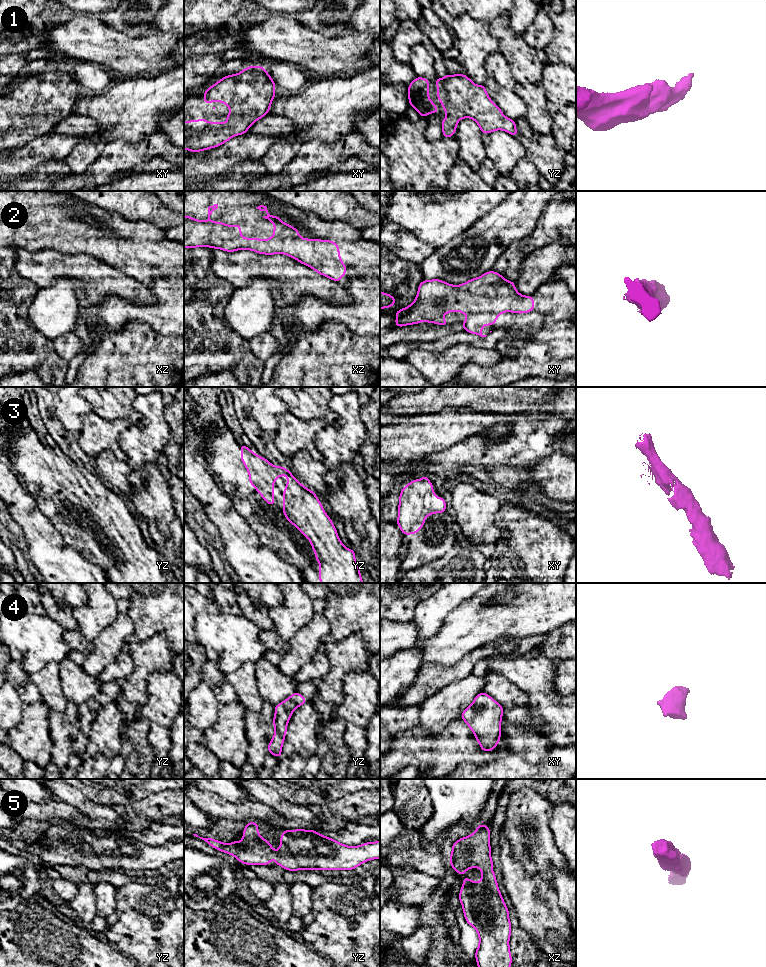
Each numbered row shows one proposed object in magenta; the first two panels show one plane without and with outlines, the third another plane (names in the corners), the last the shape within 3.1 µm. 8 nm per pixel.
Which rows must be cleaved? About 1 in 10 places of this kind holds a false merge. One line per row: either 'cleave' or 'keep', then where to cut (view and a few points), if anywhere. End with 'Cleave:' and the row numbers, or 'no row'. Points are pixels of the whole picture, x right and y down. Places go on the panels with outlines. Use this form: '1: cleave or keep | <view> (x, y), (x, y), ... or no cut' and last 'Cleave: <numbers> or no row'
1: keep | no cut
2: keep | no cut
3: keep | no cut
4: keep | no cut
5: keep | no cut
Cleave: no row

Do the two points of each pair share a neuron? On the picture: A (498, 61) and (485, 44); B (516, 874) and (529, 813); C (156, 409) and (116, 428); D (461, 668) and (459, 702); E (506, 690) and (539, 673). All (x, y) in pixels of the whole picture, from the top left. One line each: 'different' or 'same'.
A: different
B: different
C: different
D: different
E: different

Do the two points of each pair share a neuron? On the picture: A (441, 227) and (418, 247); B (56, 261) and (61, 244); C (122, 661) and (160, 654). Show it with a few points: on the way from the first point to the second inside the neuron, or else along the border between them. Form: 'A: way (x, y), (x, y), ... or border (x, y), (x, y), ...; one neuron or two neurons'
A: border (405, 228), (419, 239), (432, 244), (436, 248); two neurons
B: border (35, 252), (55, 249), (82, 254); two neurons
C: border (125, 645), (133, 664), (133, 671), (126, 678); two neurons

